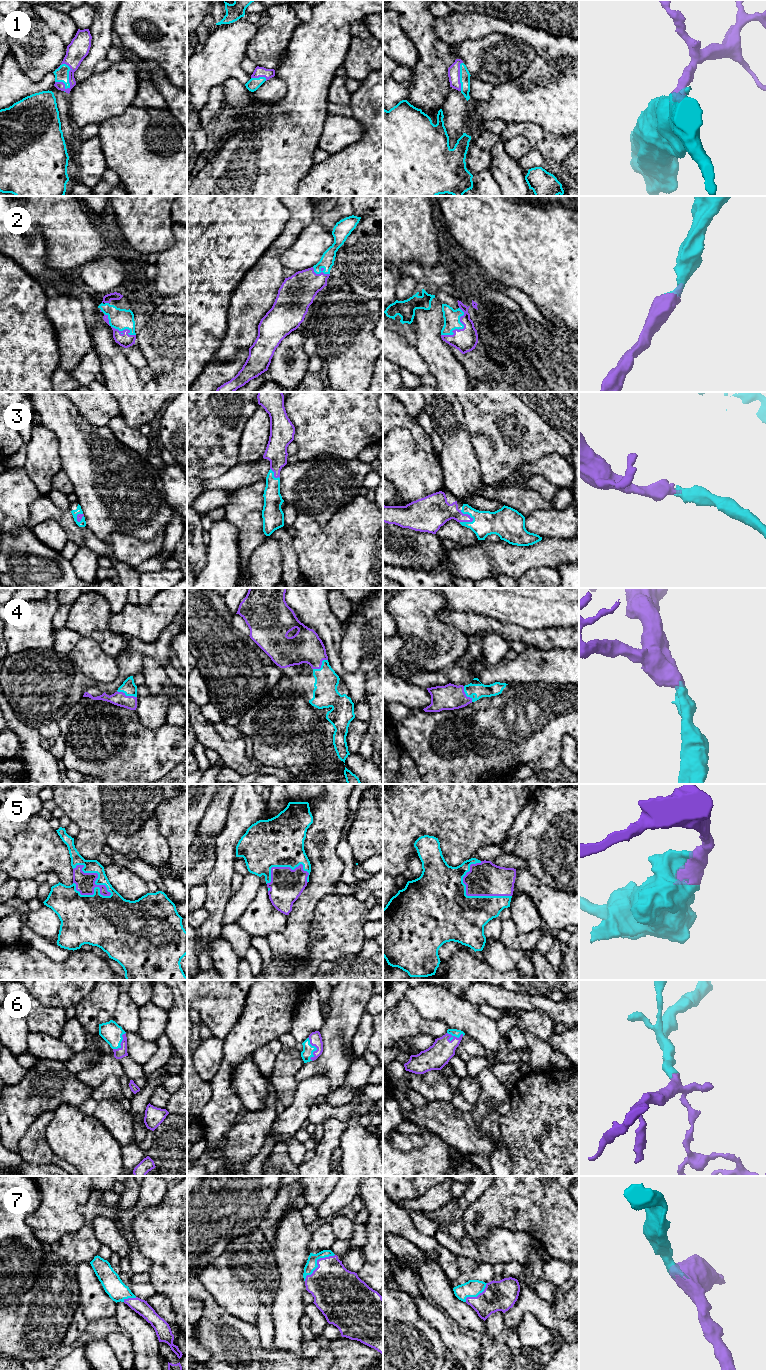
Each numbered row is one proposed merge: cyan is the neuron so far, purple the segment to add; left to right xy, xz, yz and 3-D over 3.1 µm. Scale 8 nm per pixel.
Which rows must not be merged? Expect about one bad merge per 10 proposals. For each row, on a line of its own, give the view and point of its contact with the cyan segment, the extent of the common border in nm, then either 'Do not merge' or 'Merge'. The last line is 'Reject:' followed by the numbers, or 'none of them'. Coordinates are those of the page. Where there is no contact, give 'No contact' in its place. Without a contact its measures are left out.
1: Touches cyan at xy (68, 76). Shared border 240 nm. Merge
2: Touches cyan at xy (118, 329). Shared border 320 nm. Merge
3: Touches cyan at yz (467, 513). Shared border 140 nm. Merge
4: Touches cyan at xy (127, 695). Shared border 170 nm. Merge
5: Touches cyan at xy (98, 875). Shared border 380 nm. Merge
6: Touches cyan at xz (316, 1048). Shared border 190 nm. Merge
7: Touches cyan at xz (316, 1263). Shared border 320 nm. Merge
Reject: none of them

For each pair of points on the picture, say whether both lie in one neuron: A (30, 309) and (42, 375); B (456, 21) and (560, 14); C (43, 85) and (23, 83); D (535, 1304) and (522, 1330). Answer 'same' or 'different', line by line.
A: same
B: different
C: same
D: different

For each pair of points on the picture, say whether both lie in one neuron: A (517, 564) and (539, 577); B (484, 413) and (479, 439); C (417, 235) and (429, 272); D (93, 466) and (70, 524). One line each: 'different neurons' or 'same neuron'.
A: different neurons
B: same neuron
C: different neurons
D: different neurons

